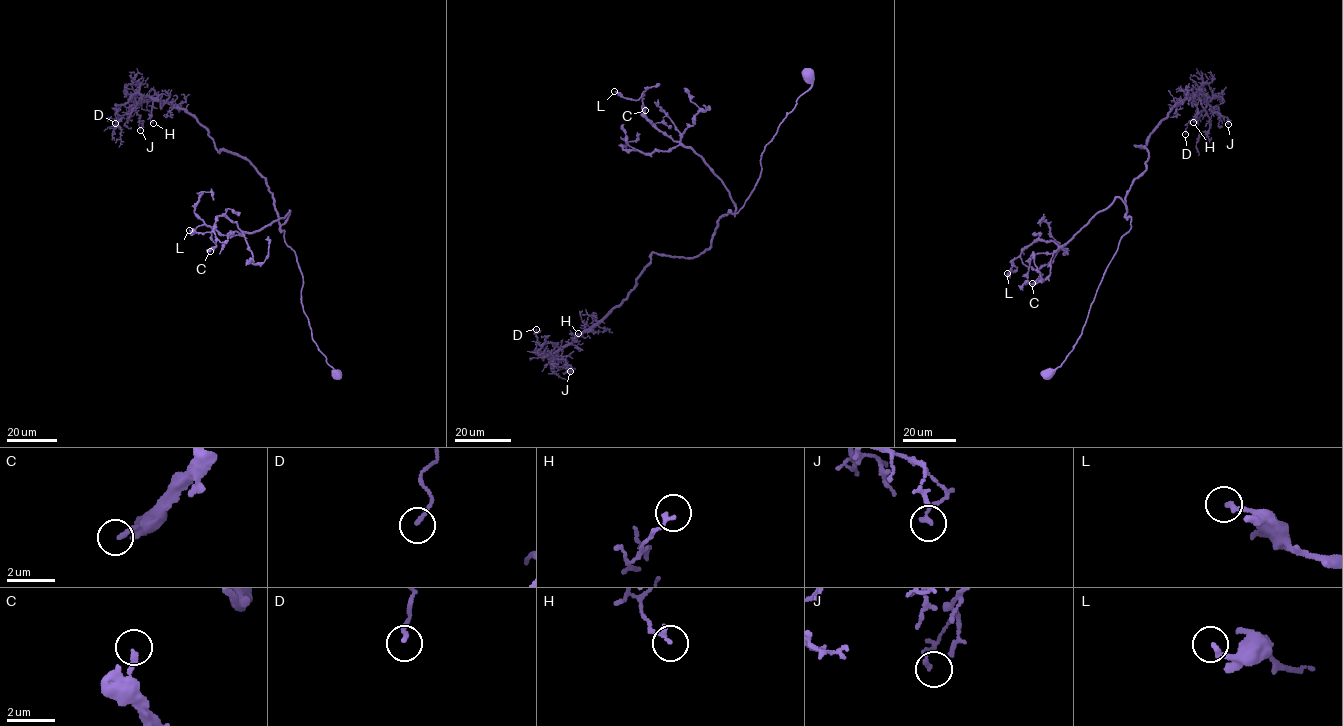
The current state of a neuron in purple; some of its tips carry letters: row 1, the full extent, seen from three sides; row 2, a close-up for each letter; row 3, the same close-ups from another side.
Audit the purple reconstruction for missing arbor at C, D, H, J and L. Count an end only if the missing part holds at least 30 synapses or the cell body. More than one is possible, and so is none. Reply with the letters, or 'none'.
none

